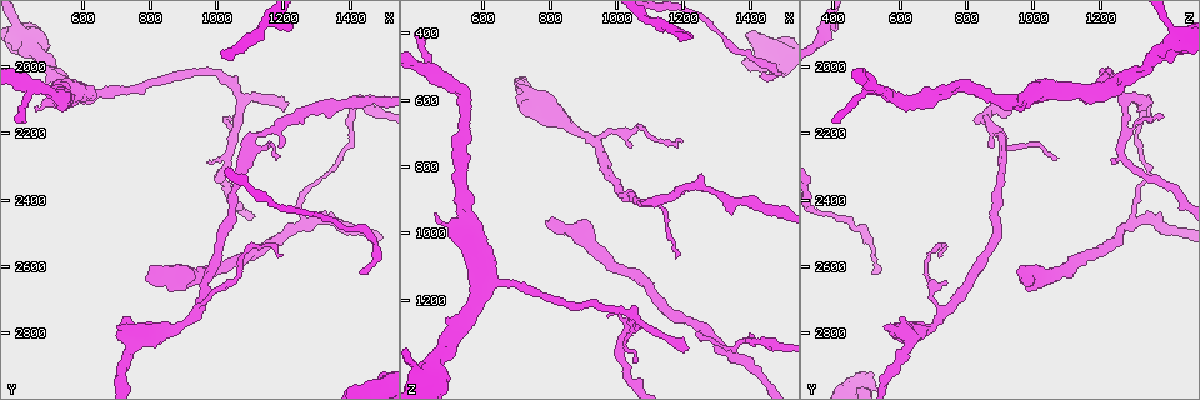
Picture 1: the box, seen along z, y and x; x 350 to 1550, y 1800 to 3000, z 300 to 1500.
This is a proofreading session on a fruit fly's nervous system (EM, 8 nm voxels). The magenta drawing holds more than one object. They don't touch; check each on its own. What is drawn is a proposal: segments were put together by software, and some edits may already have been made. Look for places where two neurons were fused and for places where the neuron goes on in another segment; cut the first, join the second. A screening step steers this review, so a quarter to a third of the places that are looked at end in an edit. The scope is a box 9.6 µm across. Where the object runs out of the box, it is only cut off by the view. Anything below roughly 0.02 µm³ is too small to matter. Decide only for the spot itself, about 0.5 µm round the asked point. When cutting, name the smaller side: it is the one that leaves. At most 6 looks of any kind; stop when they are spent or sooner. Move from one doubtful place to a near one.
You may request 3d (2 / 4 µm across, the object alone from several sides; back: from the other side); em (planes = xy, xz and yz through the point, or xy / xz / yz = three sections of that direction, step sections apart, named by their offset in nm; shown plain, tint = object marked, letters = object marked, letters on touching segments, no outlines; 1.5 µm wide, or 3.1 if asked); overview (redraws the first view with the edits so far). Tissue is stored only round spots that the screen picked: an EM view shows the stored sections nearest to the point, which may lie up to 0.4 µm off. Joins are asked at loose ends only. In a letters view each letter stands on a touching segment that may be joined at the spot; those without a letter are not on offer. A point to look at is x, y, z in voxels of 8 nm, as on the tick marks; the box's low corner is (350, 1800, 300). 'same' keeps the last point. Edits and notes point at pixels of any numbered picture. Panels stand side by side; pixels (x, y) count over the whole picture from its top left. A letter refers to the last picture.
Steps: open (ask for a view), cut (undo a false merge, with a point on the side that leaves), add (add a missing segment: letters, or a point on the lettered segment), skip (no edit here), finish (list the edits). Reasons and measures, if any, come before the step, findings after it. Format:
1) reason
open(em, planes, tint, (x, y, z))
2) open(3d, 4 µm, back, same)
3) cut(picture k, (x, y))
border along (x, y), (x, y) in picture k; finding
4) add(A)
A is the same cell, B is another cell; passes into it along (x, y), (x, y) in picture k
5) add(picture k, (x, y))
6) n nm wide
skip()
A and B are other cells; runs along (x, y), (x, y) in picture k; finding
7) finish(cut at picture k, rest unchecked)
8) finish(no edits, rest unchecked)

end of a long branch
open(em, planes, letters, (1440, 2620, 530))

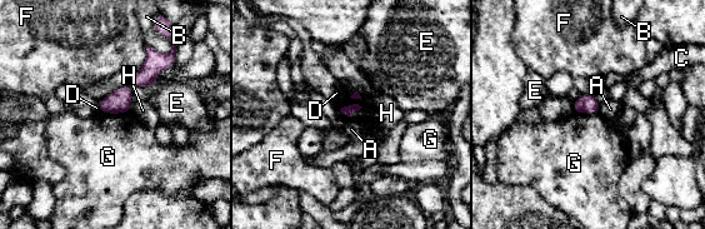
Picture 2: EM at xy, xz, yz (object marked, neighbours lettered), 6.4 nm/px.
B touches over 170 nm
skip()
A, B, C, D, E, F, G and H are other cells; runs along (161, 56), (111, 104), (103, 109) in picture 2; none of them fits

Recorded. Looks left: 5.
free end
open(em, xz, step 4, letters, (1230, 1870, 410))

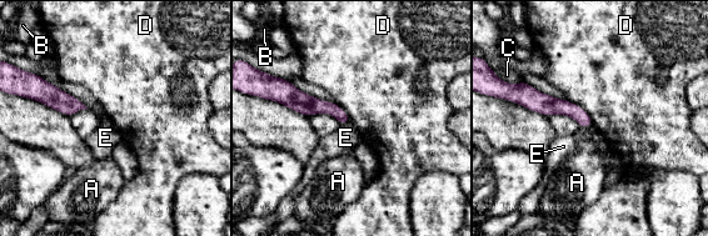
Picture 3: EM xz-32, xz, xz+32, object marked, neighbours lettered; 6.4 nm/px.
D touches over 260 nm
skip()
A, B, C, D and E are other cells; border along (564, 99), (577, 104), (593, 125) in picture 3; no lettered segment goes on from it

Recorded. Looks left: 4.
free end
open(3d, 2 µm, back, (790, 2630, 960))

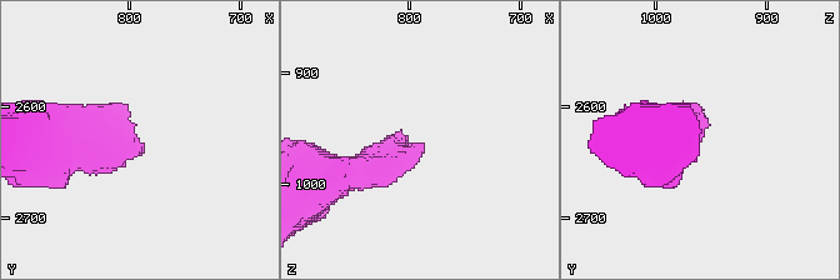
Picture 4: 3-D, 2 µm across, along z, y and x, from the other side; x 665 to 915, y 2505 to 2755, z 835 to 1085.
open(em, xy, step 8, letters, (782, 2638, 960))

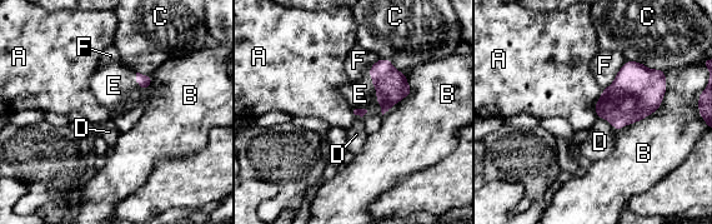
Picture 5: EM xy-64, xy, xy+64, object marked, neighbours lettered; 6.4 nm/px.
add(E)
E is the same cell, A, B, C, D and F are other cells; passes into it along (391, 85), (377, 91), (360, 94) in picture 5; it goes on there

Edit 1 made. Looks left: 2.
finish(add at picture 5, rest unchecked)

